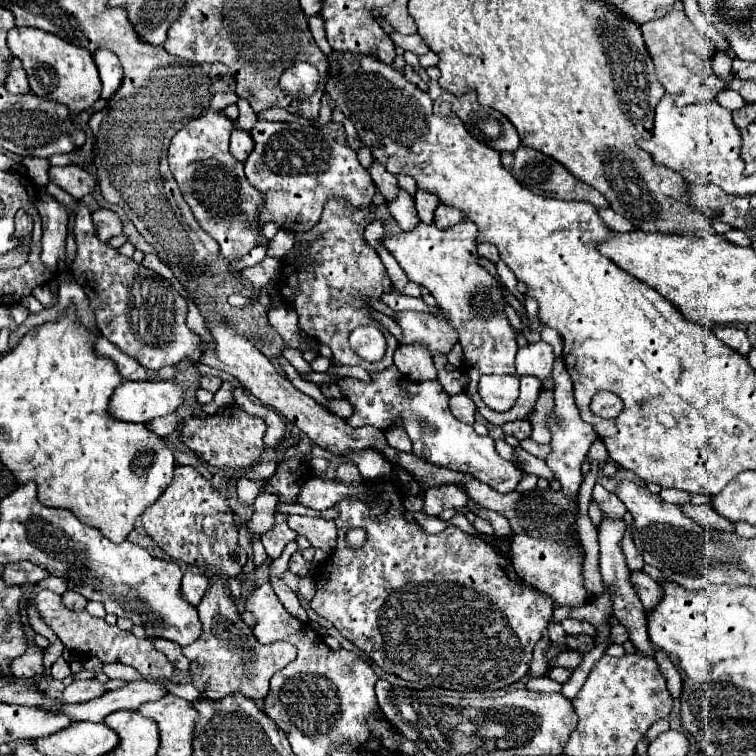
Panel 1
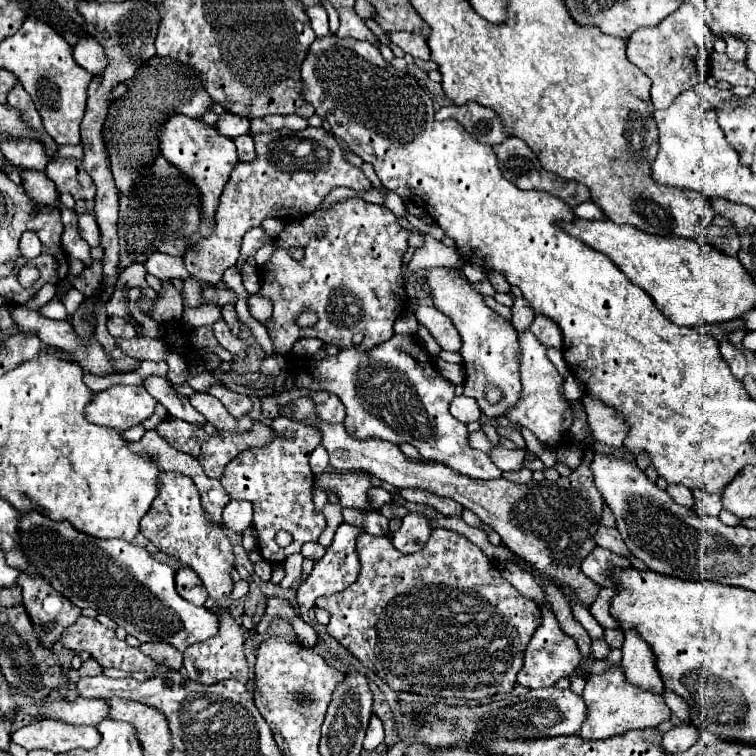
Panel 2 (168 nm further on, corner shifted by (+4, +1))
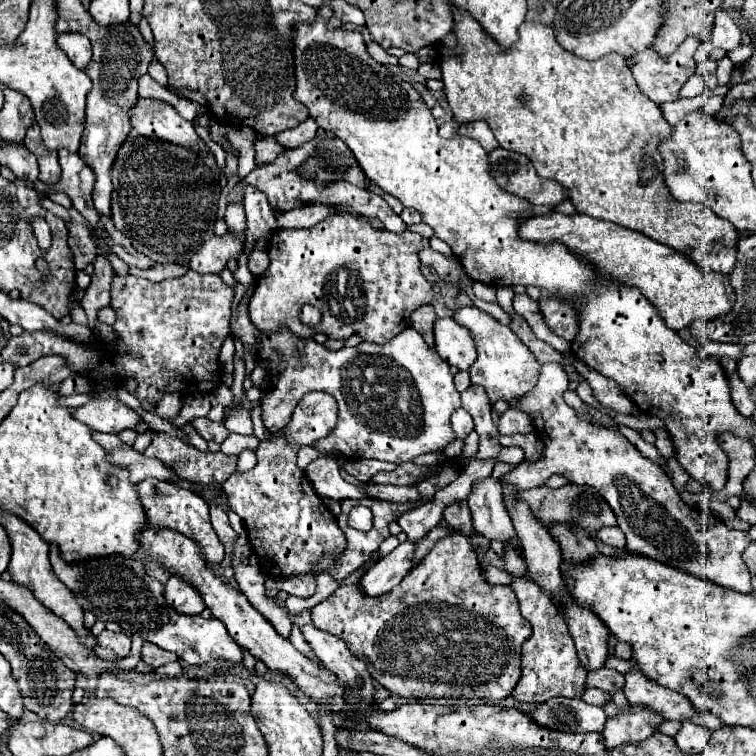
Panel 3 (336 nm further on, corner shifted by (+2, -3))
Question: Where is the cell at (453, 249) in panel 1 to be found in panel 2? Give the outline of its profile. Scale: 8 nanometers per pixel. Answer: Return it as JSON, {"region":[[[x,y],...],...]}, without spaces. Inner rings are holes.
{"region":[[[432,268],[426,274],[428,286],[432,290],[434,306],[444,312],[448,318],[452,318],[456,330],[462,336],[462,358],[464,358],[464,370],[466,370],[466,382],[464,382],[464,396],[470,396],[478,402],[480,410],[488,418],[496,418],[506,414],[510,406],[514,406],[520,398],[520,342],[518,332],[514,326],[498,316],[494,310],[490,310],[482,294],[478,294],[472,284],[464,278],[452,272],[450,268]],[[496,386],[502,392],[502,400],[496,404],[490,404],[486,400],[486,388]]]}

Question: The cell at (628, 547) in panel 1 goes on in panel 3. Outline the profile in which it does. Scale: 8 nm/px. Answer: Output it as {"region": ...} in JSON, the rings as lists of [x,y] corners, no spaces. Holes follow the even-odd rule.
{"region":[[[610,526],[610,528],[598,530],[598,538],[600,538],[602,544],[614,546],[614,548],[624,548],[626,546],[626,538],[622,536],[622,530],[618,526]]]}

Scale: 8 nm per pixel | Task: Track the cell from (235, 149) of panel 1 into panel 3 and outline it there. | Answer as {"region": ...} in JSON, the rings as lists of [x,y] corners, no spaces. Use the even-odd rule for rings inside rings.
{"region":[[[266,138],[266,140],[256,140],[254,142],[254,150],[256,150],[256,164],[270,164],[270,160],[274,160],[274,156],[278,156],[278,152],[282,152],[284,148],[274,140],[274,138]]]}

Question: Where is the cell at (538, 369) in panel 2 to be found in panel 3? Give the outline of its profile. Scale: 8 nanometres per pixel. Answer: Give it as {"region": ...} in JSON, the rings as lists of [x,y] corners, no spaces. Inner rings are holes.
{"region":[[[558,362],[540,366],[538,384],[514,408],[528,414],[534,422],[536,434],[544,442],[544,458],[518,464],[502,476],[502,482],[512,484],[514,490],[526,490],[542,486],[552,474],[566,474],[574,484],[590,484],[616,514],[630,554],[646,556],[682,572],[708,578],[724,588],[750,594],[752,578],[742,560],[742,552],[752,544],[748,532],[732,530],[724,522],[716,522],[716,532],[698,530],[696,520],[690,516],[690,506],[682,502],[670,478],[656,462],[644,458],[622,434],[592,424],[588,416],[576,416],[562,396],[568,384],[568,375]]]}

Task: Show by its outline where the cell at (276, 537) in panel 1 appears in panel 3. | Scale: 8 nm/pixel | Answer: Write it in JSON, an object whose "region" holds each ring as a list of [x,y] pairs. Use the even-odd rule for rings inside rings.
{"region":[[[308,392],[294,408],[284,432],[272,434],[272,440],[260,442],[256,466],[248,472],[232,472],[222,484],[230,508],[246,526],[248,540],[266,576],[290,578],[312,574],[316,572],[314,564],[320,556],[330,552],[330,510],[314,492],[304,470],[298,468],[296,456],[302,444],[312,446],[320,438],[326,438],[334,430],[336,422],[336,400],[326,392]]]}

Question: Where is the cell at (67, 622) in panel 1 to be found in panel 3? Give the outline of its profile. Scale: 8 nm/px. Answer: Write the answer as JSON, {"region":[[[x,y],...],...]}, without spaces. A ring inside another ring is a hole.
{"region":[[[104,630],[98,640],[96,640],[100,646],[104,648],[110,648],[118,658],[124,658],[130,654],[130,638],[122,632],[110,632],[110,630]]]}

